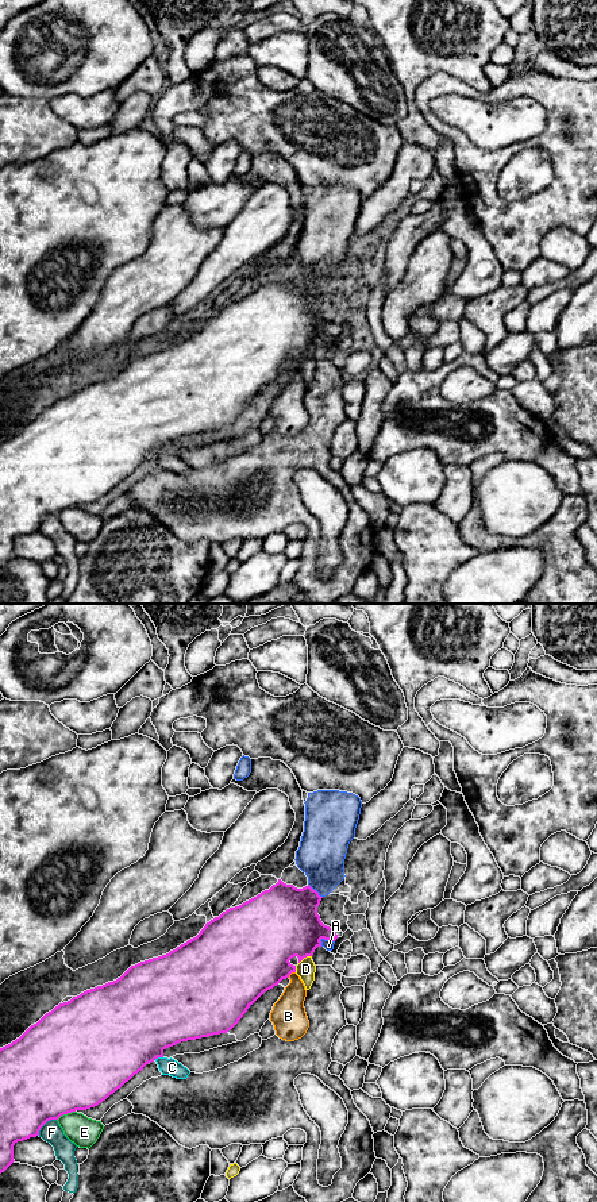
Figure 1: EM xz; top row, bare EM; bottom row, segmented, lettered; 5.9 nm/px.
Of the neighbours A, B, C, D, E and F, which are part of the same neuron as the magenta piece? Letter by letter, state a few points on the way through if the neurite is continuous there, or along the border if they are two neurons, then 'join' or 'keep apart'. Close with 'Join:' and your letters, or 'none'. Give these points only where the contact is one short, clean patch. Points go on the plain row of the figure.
A: keep apart
B: keep apart
C: keep apart
D: keep apart
E: keep apart
F: border along xz (56, 513), (50, 513), (38, 530); keep apart
Join: none

